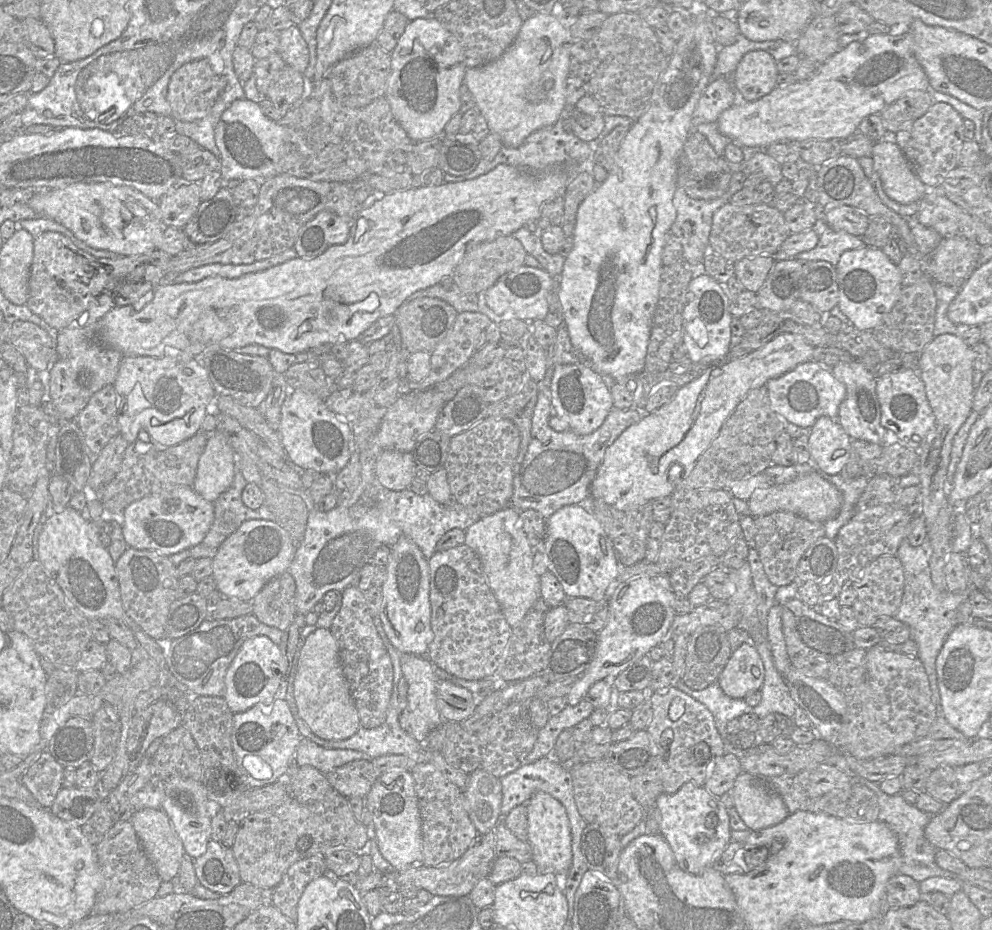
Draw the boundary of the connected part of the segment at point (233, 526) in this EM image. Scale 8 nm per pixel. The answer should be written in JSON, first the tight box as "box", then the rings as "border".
{"box":[189,456,276,559],"border":[[[236,456],[235,475],[230,487],[214,501],[214,519],[204,539],[189,548],[190,557],[194,559],[213,559],[220,545],[233,534],[243,522],[263,519],[276,522],[276,517],[264,504],[256,510],[248,508],[241,499],[247,481],[238,468]]]}

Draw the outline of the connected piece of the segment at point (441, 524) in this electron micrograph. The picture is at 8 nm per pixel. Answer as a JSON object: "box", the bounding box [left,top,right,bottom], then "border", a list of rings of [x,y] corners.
{"box":[288,490,474,614],"border":[[[382,490],[377,494],[374,505],[359,504],[344,508],[336,506],[327,512],[316,509],[309,511],[306,529],[301,542],[296,546],[294,557],[288,572],[295,582],[295,609],[299,614],[307,614],[313,606],[321,602],[328,591],[342,592],[352,585],[358,571],[367,563],[372,563],[376,550],[382,545],[392,546],[401,537],[407,537],[421,550],[424,557],[429,559],[436,550],[438,540],[449,530],[460,528],[466,530],[474,523],[466,509],[453,501],[451,504],[437,502],[429,493],[418,495],[411,490]]]}

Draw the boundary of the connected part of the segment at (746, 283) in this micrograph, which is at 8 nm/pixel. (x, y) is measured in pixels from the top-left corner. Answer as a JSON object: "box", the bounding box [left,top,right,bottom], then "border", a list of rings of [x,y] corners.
{"box":[734,255,775,293],"border":[[[773,255],[742,258],[734,264],[734,276],[741,282],[745,290],[756,293],[775,262]]]}

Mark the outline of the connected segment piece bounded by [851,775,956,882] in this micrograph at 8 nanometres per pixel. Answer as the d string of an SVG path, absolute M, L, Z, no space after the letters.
M851 775L855 783L865 784L877 796L879 805L878 821L886 823L895 833L899 844L899 870L898 874L912 877L921 882L930 877L956 877L951 872L940 868L935 861L938 849L931 845L925 838L924 829L932 816L919 810L915 805L908 804L900 794L888 795L879 788L879 782L872 782L857 775Z

